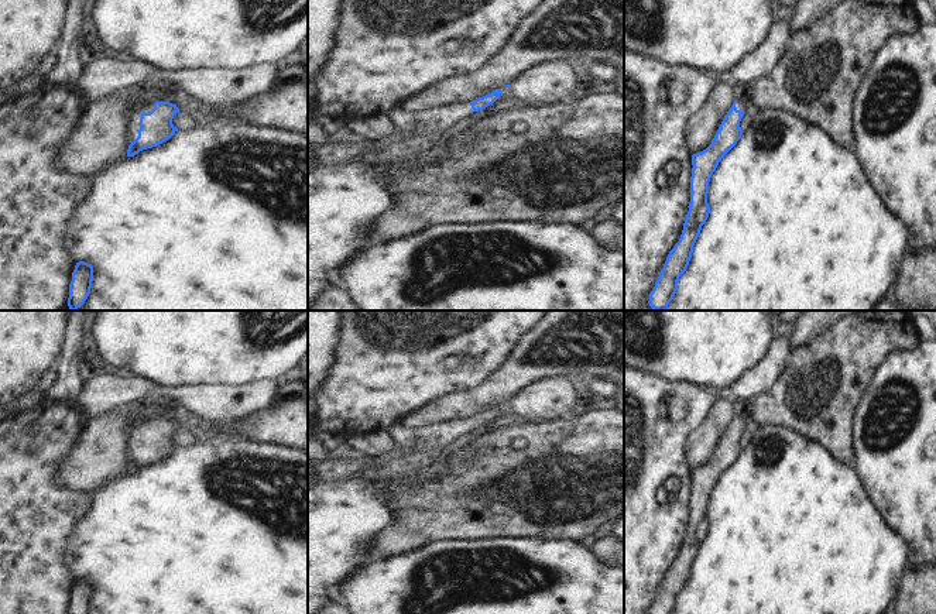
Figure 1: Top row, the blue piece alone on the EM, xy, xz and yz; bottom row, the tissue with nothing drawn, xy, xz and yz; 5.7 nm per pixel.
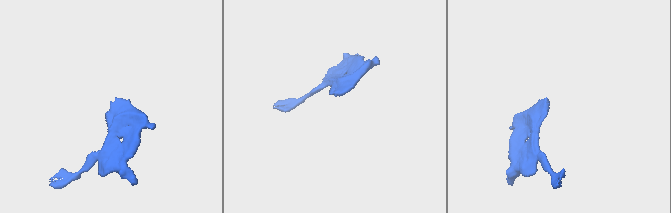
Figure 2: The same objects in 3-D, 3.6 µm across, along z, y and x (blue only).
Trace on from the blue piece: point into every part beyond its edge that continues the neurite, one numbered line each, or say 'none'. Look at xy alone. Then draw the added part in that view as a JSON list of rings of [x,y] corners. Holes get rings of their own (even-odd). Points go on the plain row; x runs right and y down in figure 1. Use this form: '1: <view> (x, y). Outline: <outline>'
1: xy (147, 424). Outline: [[[147,419],[143,422],[143,425],[134,431],[133,433],[133,442],[136,446],[140,446],[140,433],[141,433],[141,429],[145,428],[145,429],[150,429],[151,426],[154,425],[154,421],[152,419]]]

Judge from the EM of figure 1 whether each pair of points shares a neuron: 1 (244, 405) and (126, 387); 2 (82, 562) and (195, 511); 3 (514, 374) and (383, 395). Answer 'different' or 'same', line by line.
1: same
2: same
3: different

